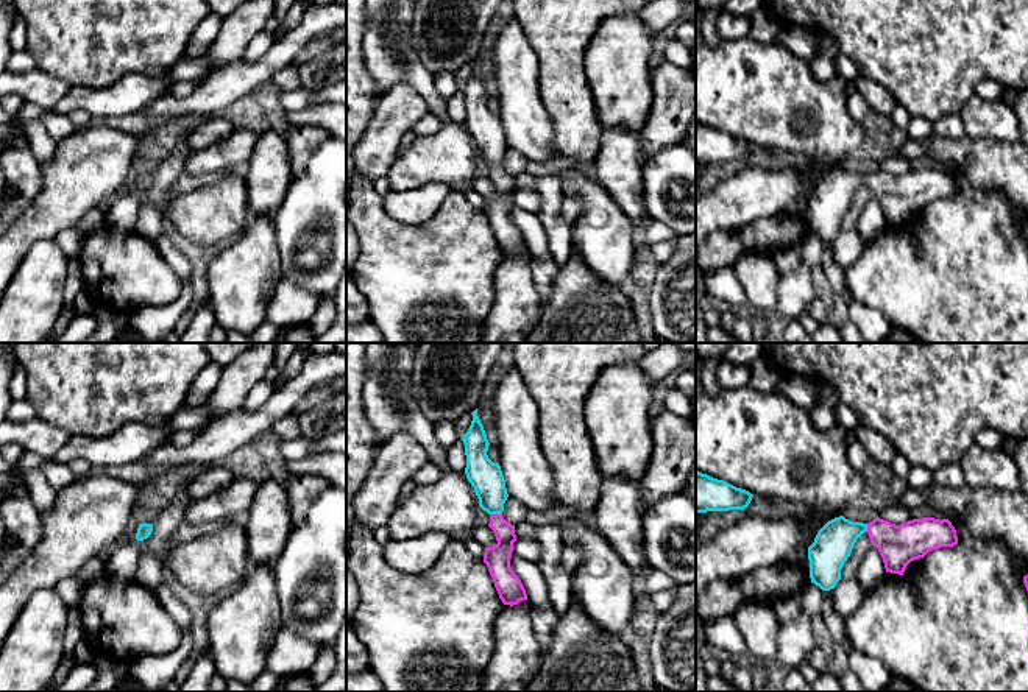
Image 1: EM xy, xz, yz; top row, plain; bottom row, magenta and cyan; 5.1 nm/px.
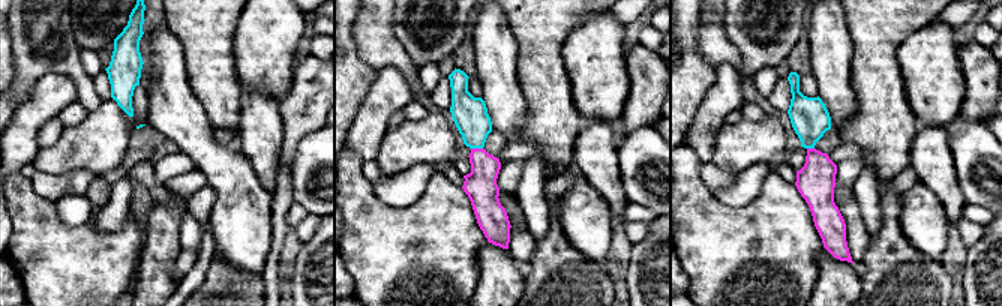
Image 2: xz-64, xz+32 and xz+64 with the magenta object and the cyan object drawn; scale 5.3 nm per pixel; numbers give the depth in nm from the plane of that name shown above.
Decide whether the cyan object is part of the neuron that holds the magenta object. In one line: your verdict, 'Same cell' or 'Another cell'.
Same cell

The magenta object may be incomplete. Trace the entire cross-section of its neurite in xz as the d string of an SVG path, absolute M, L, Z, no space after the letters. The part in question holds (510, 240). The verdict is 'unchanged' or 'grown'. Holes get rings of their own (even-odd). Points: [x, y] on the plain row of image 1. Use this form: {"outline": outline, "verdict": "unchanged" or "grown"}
{"outline": "M477 59L471 65L471 76L462 89L466 106L465 125L476 142L479 157L490 165L488 178L498 192L496 196L485 198L484 214L502 254L513 257L527 251L527 245L521 231L510 218L516 185L515 176L502 167L509 145L499 114L493 114L487 106L490 94L477 67Z", "verdict": "grown"}

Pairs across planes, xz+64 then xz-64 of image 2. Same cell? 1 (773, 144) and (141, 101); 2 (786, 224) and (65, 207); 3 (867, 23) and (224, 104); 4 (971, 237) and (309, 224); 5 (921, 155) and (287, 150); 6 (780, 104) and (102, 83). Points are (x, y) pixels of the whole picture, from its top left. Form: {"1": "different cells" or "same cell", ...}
{"1": "same cell", "2": "different cells", "3": "same cell", "4": "same cell", "5": "different cells", "6": "same cell"}

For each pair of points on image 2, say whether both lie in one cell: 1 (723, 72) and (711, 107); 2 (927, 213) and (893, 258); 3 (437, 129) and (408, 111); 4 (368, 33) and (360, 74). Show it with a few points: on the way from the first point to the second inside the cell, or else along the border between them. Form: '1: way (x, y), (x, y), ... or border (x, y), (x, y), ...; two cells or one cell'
1: way (723, 81), (723, 95), (720, 98); one cell
2: border (899, 206), (902, 234), (918, 251), (938, 260); two cells
3: border (429, 113), (422, 119), (405, 120); two cells
4: border (354, 27), (356, 51), (377, 72); two cells

